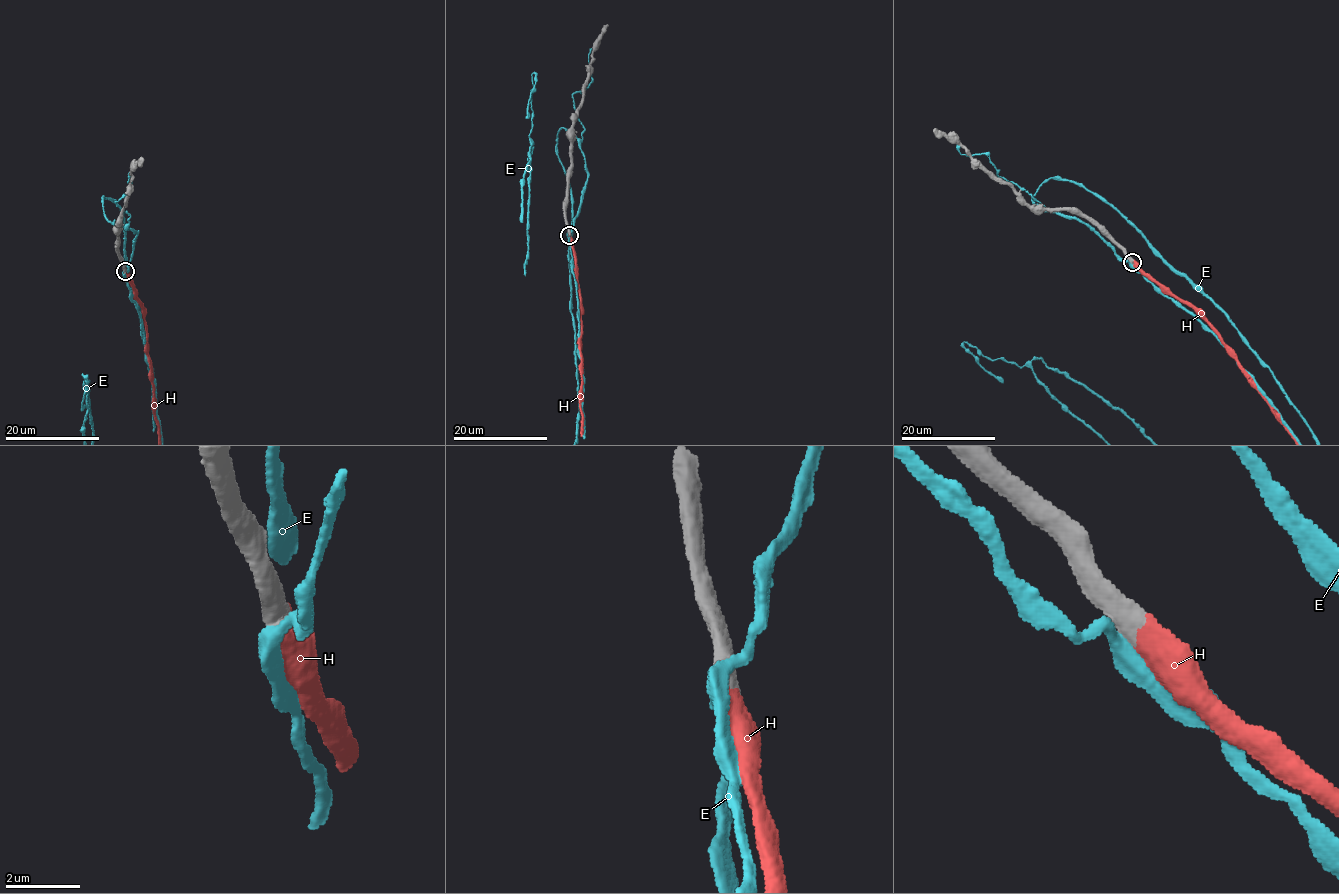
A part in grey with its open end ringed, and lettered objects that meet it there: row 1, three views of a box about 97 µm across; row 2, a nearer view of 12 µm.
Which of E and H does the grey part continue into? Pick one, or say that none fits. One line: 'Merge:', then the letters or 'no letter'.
Merge: H

